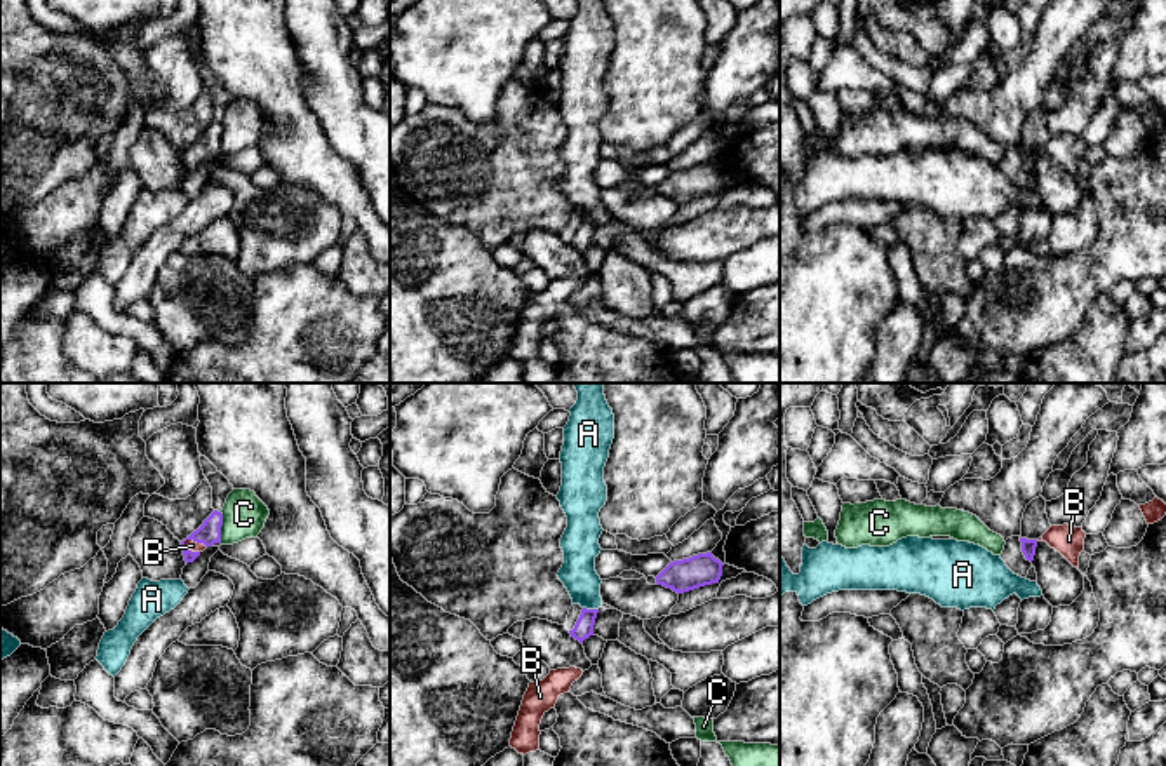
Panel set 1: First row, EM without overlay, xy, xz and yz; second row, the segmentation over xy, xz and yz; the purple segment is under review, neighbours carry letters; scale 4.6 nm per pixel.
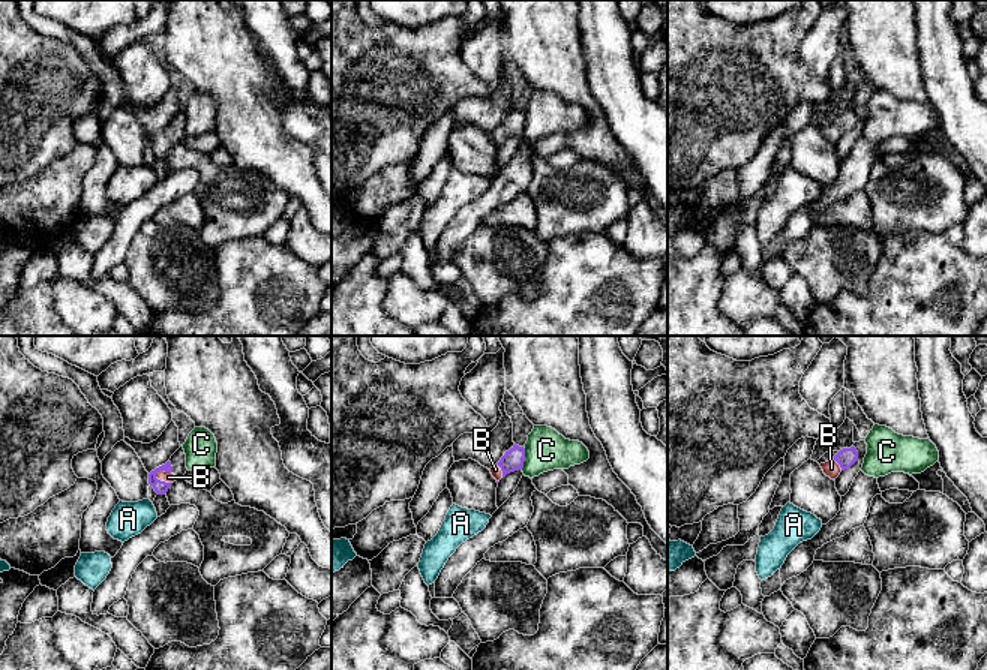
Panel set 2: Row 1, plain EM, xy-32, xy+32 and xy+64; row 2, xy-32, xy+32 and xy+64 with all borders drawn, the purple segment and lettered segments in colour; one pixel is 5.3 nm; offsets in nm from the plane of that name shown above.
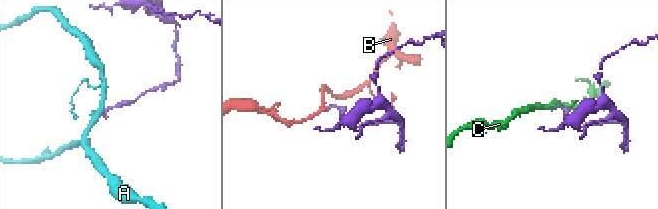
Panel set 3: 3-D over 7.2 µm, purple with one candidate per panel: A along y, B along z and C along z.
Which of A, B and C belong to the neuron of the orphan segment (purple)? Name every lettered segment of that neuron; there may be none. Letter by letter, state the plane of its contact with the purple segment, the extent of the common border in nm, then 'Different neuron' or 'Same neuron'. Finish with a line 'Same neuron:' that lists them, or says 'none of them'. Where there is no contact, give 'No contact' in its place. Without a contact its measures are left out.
A: Touches purple in xz. Shared border 70 nm. Different neuron
B: Touches purple in xy. Shared border 110 nm. Same neuron
C: Touches purple in xy. Shared border 140 nm. Different neuron
Same neuron: B

